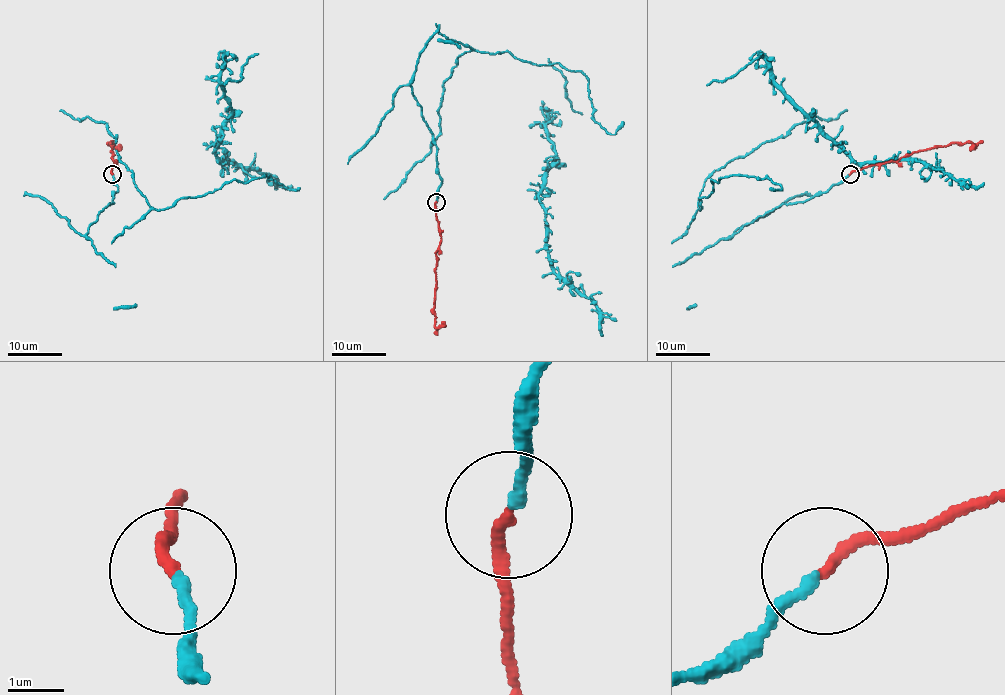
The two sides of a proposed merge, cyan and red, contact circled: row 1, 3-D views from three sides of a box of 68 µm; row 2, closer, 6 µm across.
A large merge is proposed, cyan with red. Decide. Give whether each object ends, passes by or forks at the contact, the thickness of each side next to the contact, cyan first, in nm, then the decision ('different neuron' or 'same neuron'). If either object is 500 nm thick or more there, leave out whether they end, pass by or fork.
cyan ends there; red ends there; 200 nm thick on the cyan side, 220 nm on the other; same neuron

